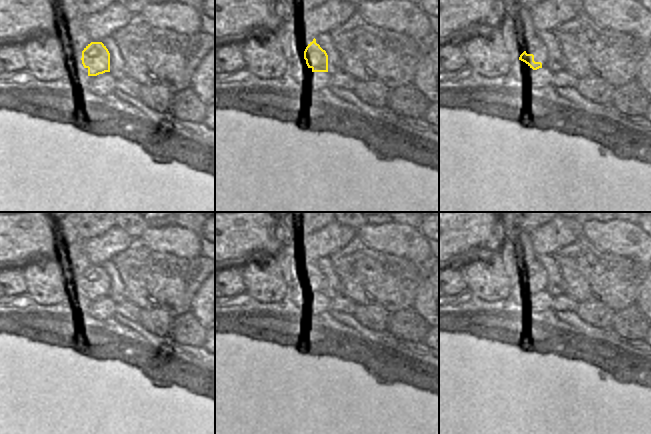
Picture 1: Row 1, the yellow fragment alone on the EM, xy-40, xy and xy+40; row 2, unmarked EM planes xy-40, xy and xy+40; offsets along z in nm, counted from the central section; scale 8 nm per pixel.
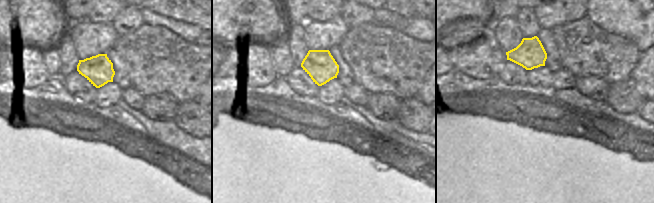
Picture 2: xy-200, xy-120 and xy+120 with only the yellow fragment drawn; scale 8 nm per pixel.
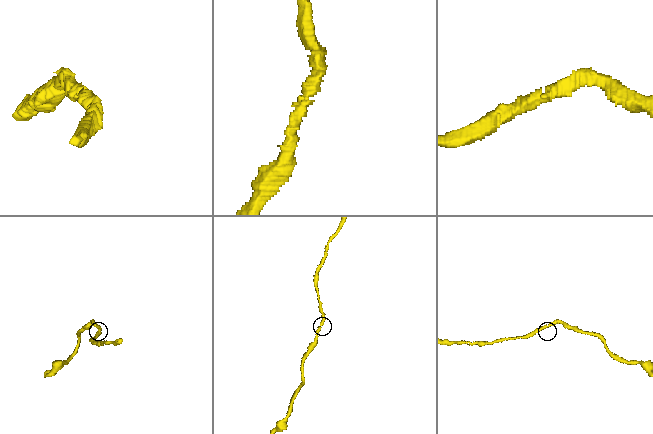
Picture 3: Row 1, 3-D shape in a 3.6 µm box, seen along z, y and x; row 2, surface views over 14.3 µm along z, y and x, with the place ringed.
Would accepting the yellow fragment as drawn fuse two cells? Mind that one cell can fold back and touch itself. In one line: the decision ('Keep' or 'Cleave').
Keep.

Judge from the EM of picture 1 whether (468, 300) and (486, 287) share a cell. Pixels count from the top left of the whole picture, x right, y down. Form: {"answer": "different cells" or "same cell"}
{"answer": "different cells"}

